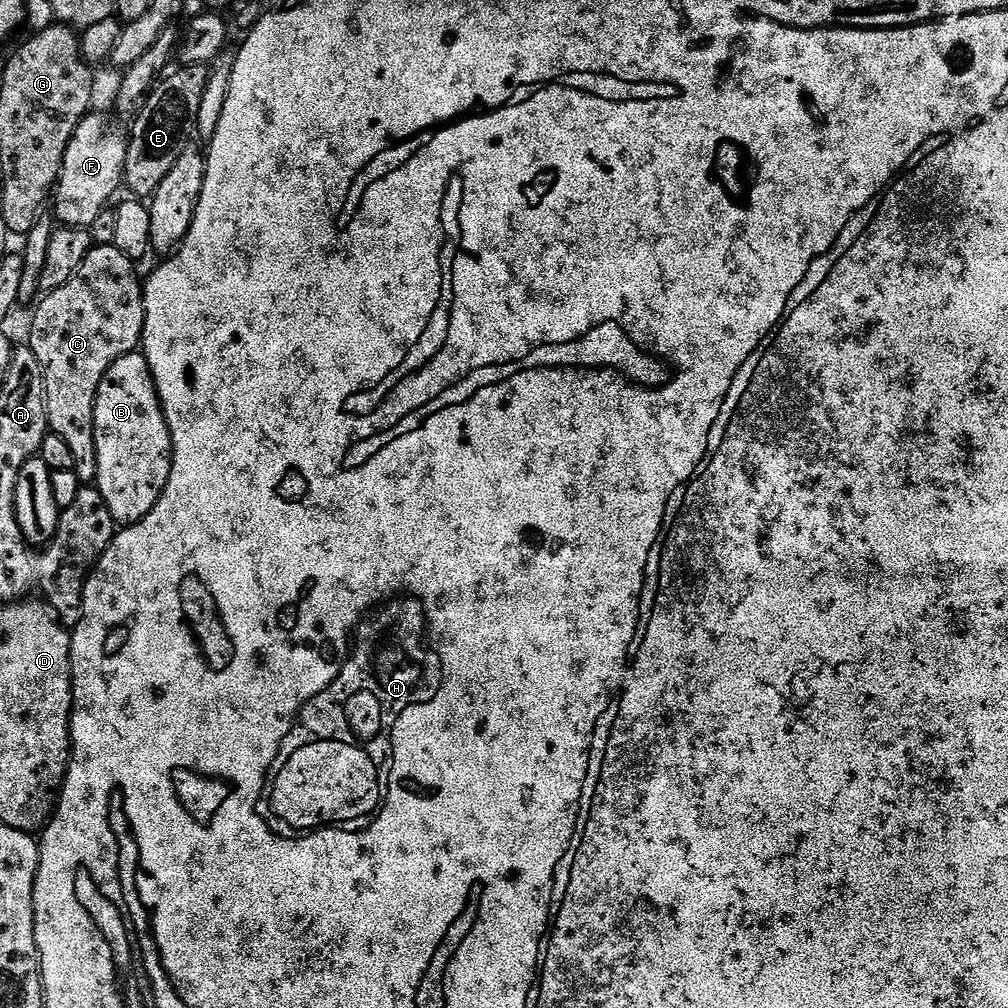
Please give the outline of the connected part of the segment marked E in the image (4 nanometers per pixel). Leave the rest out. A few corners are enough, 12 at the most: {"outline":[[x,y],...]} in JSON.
{"outline":[[209,69],[169,71],[131,121],[124,184],[151,197],[190,142]]}

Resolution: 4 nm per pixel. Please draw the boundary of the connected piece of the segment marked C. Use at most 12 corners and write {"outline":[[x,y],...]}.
{"outline":[[96,246],[35,305],[51,435],[96,479],[94,402],[144,338],[137,265]]}

